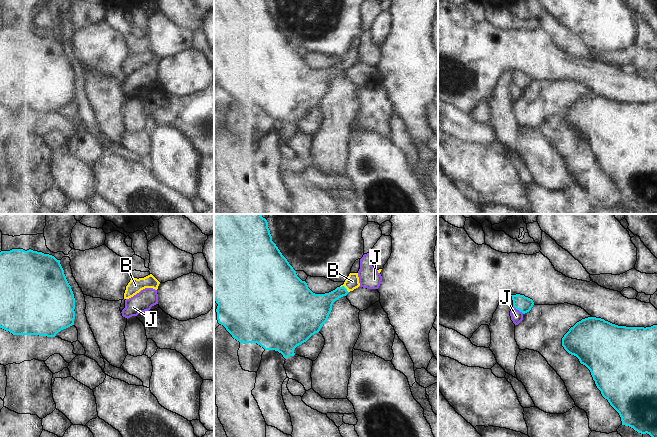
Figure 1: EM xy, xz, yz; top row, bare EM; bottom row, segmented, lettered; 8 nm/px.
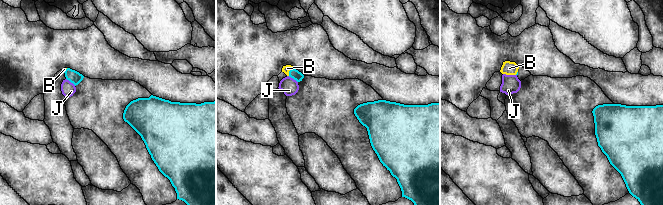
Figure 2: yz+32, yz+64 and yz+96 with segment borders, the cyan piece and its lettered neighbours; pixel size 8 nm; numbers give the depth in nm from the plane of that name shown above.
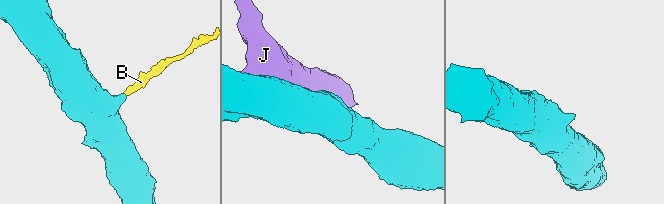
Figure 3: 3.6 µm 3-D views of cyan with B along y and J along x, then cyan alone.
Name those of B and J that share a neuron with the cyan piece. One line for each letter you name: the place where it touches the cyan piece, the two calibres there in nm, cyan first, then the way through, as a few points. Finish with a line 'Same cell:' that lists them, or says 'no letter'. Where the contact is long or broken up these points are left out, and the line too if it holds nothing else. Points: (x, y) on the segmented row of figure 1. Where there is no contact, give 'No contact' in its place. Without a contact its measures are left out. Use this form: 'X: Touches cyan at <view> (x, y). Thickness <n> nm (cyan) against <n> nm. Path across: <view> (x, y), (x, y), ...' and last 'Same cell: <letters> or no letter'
B: Touches cyan at xz (345, 288). Thickness 190 nm (cyan) against 110 nm. Path across: xz (319, 305), (345, 288), (352, 281)
Same cell: B.

